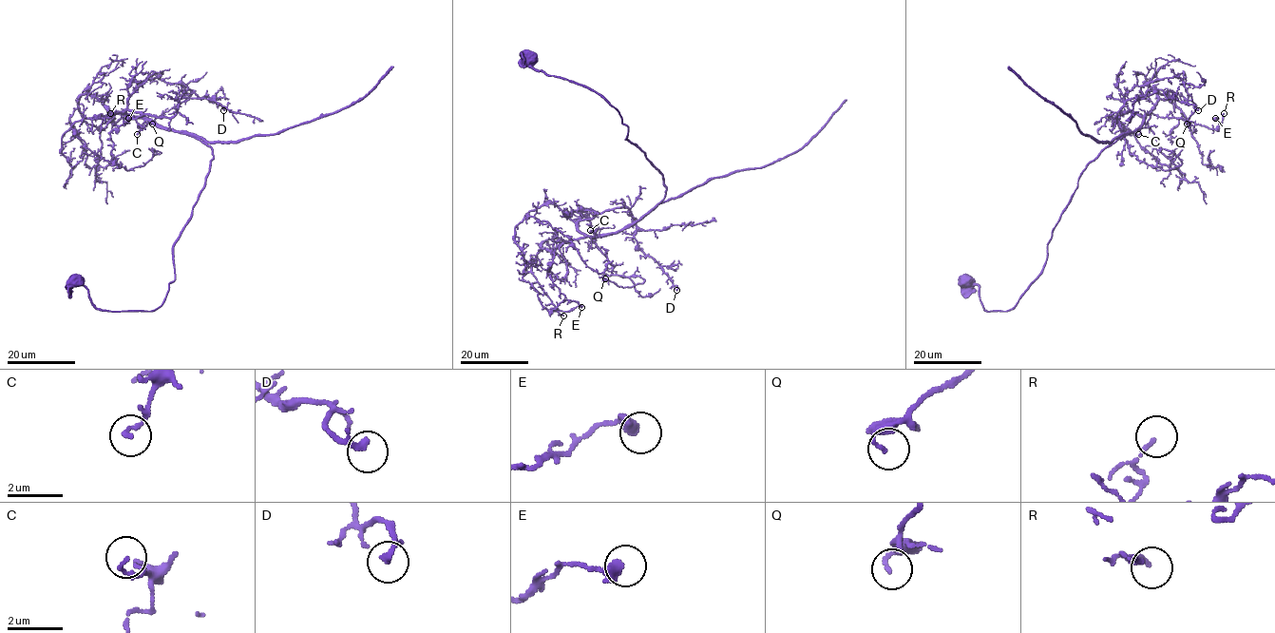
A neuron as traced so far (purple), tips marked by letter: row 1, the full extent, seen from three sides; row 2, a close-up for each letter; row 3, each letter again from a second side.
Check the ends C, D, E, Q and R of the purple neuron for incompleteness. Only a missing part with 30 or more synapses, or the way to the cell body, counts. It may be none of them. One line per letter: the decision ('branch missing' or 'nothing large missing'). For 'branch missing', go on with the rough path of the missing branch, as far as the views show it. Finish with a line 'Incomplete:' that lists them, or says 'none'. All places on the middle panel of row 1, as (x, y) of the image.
C: nothing large missing
D: nothing large missing
E: nothing large missing
Q: nothing large missing
R: nothing large missing
Incomplete: none

